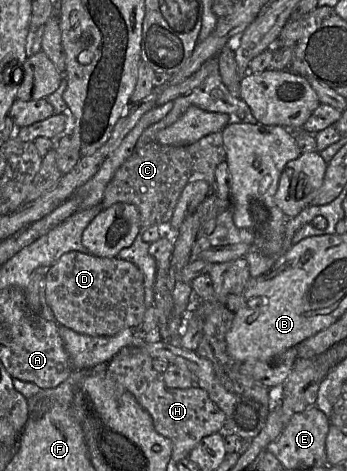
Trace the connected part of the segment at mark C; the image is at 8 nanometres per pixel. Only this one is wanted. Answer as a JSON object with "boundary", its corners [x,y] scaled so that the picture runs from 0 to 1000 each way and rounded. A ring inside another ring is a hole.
{"boundary":[[[637,278],[599,285],[533,310],[429,301],[386,318],[337,359],[305,395],[294,425],[297,444],[334,431],[383,433],[403,452],[409,486],[438,478],[481,482],[536,391],[559,380],[588,380],[605,393],[605,408],[617,408],[620,359],[643,342],[651,342],[651,318]]]}

